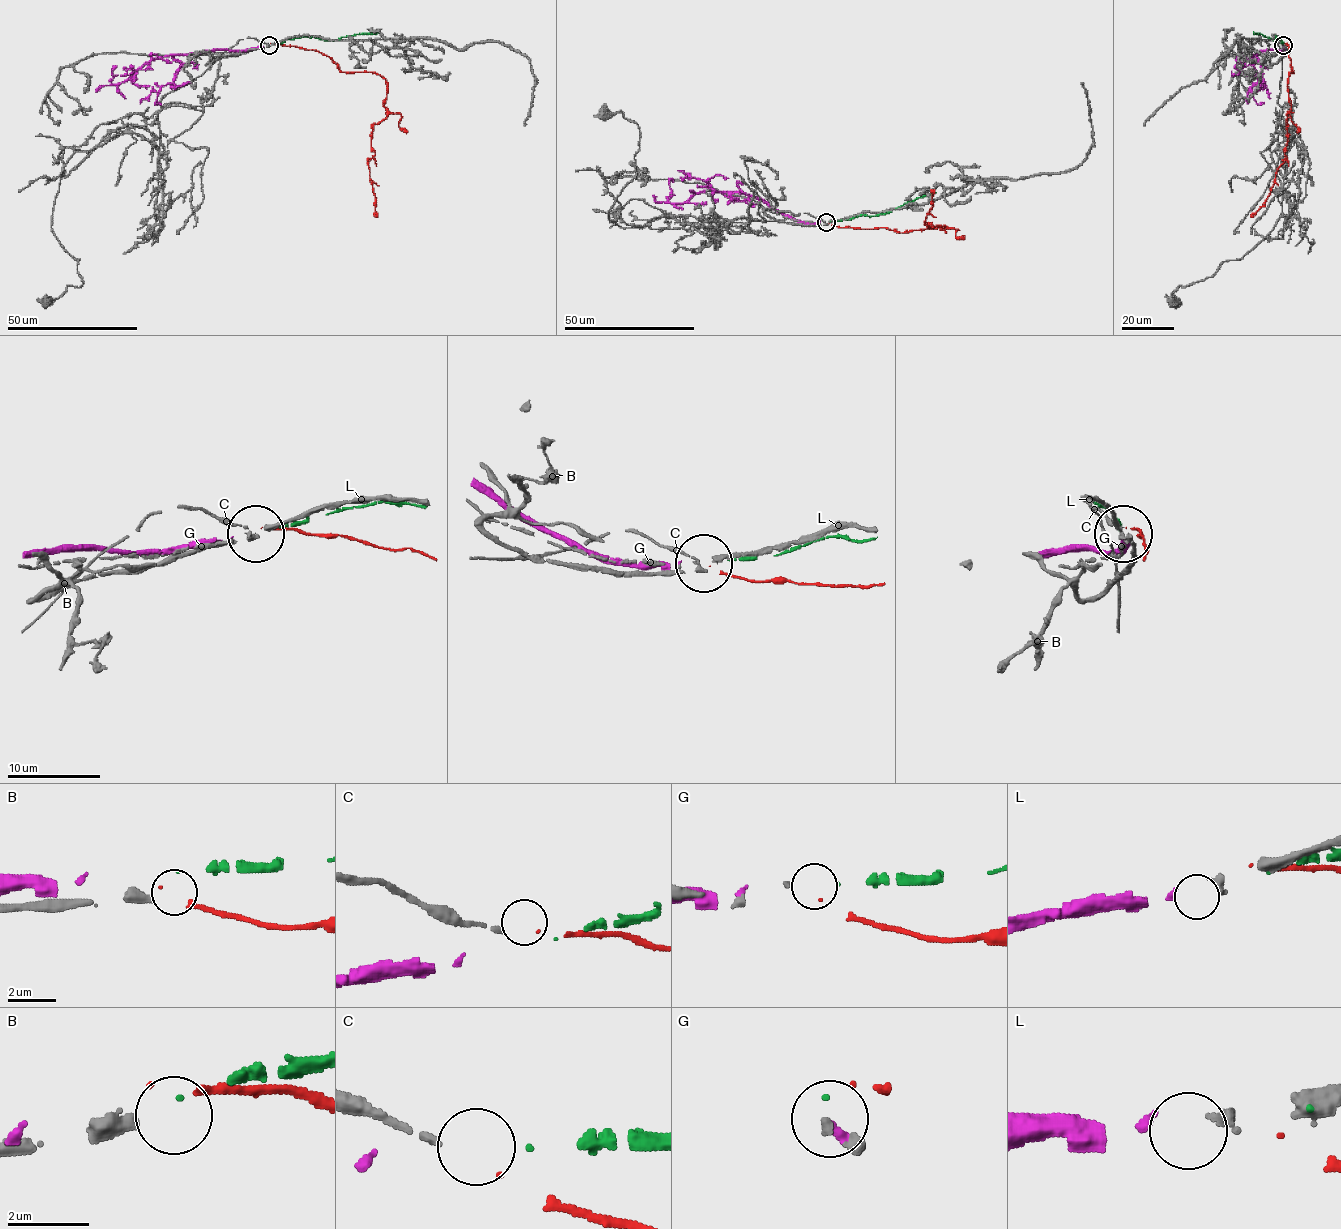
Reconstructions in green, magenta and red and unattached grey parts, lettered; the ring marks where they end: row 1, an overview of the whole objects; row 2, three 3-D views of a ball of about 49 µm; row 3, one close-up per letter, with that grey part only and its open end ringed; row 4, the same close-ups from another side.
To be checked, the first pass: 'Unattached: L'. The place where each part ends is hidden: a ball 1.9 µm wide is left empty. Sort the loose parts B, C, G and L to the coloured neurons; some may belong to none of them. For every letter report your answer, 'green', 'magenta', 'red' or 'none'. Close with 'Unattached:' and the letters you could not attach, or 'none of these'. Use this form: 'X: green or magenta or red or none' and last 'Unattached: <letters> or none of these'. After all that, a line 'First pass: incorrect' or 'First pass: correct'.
B: none
C: red
G: green
L: magenta
Unattached: B
First pass: incorrect

